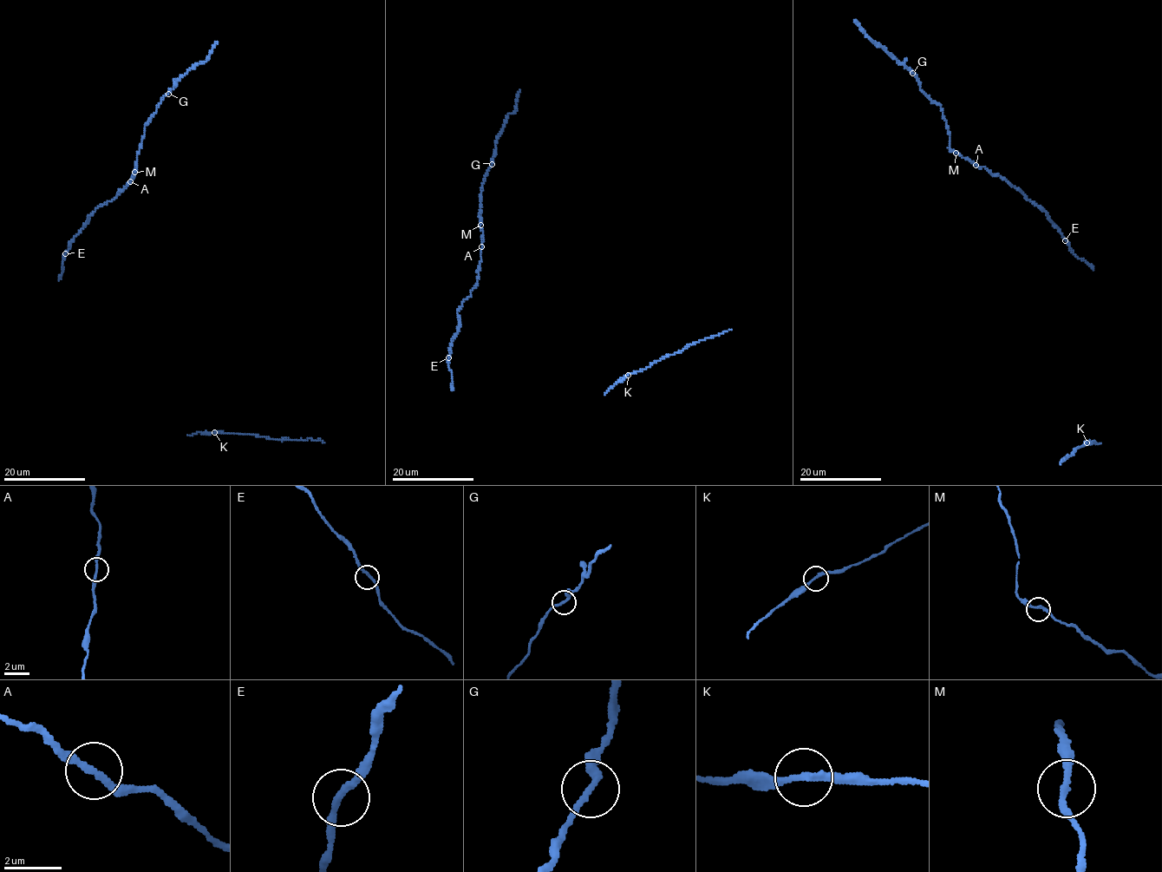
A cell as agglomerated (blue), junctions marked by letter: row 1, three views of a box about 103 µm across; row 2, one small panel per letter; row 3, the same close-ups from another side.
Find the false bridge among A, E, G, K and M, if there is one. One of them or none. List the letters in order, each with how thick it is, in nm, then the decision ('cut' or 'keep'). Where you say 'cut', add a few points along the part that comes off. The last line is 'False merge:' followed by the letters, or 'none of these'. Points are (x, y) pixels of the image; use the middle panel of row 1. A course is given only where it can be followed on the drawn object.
A: 220 nm thick; keep
E: 240 nm thick; keep
G: 220 nm thick; keep
K: 200 nm thick; keep
M: 240 nm thick; keep
False merge: none of these

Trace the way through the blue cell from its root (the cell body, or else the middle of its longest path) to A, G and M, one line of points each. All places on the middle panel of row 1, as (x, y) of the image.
A: (447, 358), (451, 352), (449, 345), (460, 324), (458, 311), (477, 283), (481, 246)
G: (447, 358), (449, 345), (460, 324), (458, 311), (477, 283), (483, 238), (480, 187), (492, 164)
M: (447, 358), (451, 352), (449, 345), (460, 324), (458, 311), (477, 283), (483, 238), (480, 225)

